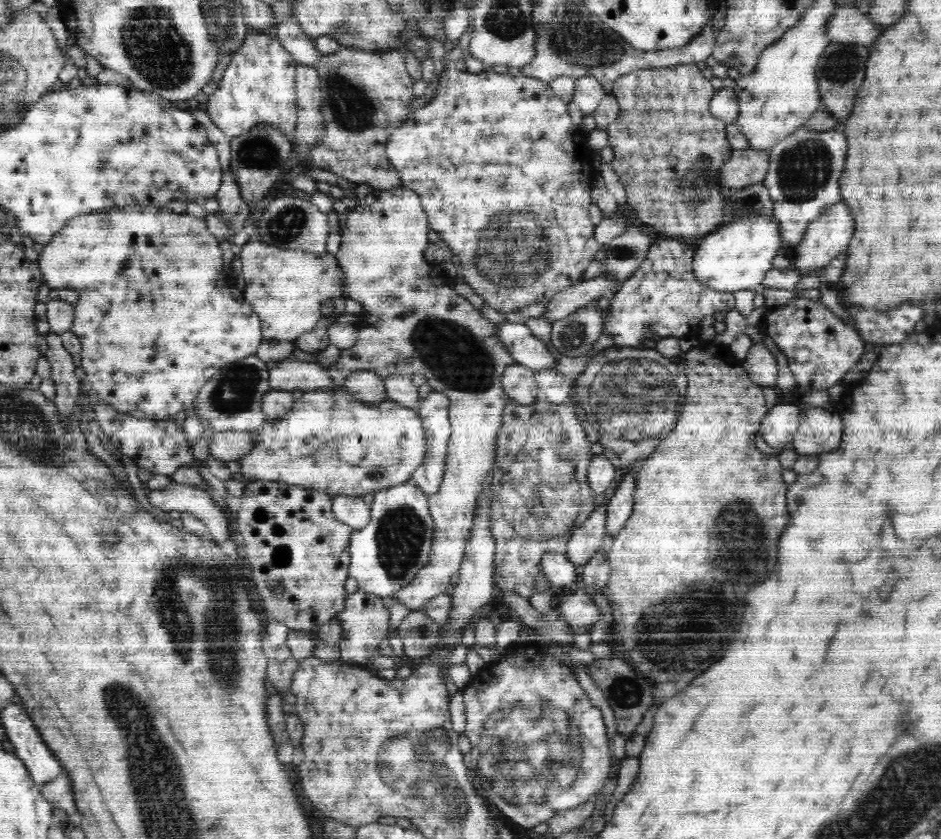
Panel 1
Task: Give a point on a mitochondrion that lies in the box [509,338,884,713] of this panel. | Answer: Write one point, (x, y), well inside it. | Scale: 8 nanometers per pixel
(634, 398)

